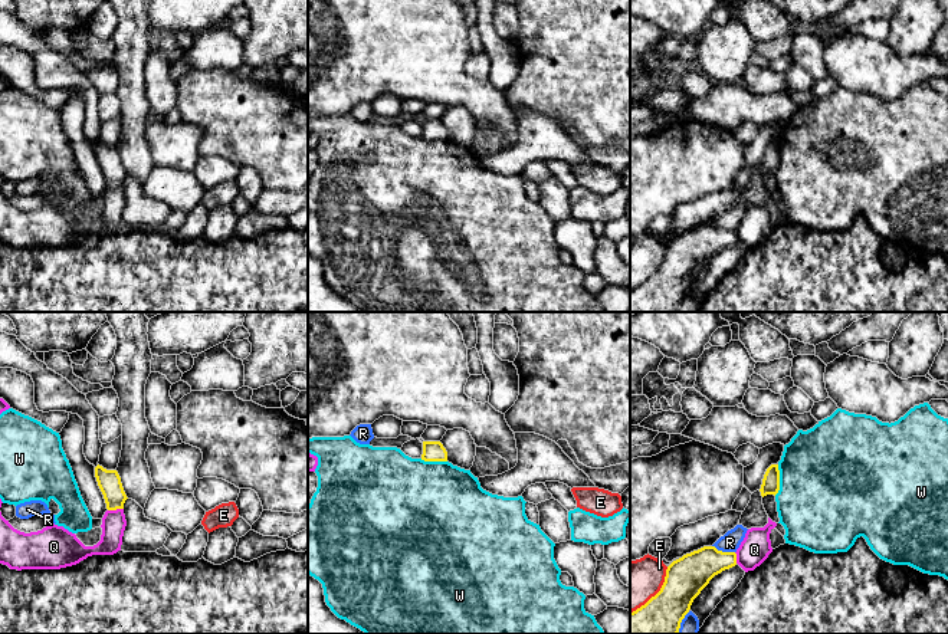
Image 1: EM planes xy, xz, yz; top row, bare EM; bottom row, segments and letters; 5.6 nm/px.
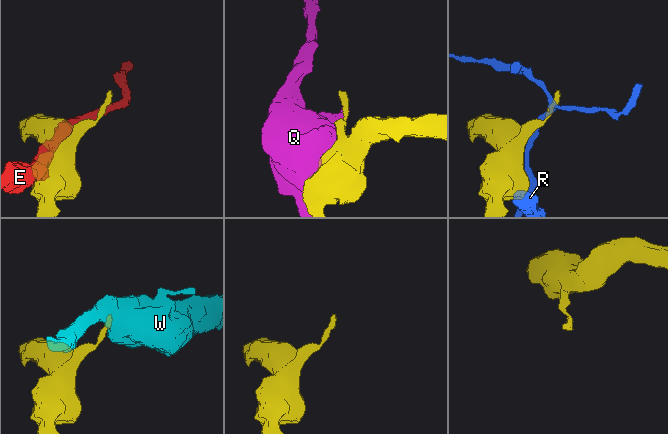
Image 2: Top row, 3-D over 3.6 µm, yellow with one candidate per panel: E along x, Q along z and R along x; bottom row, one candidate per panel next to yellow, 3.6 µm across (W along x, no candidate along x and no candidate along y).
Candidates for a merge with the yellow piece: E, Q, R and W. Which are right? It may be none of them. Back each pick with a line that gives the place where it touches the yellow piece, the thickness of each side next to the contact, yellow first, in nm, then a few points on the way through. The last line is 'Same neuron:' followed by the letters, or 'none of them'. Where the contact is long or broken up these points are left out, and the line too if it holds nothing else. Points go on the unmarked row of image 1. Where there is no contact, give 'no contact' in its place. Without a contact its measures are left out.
Same neuron: none of them

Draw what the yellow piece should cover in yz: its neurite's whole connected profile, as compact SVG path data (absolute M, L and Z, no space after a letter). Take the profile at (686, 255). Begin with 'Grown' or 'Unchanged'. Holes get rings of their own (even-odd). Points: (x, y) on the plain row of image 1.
Unchanged. M703 224L673 239L660 269L630 290L630 312L678 312L693 277L715 253L735 243L735 230L715 224Z

